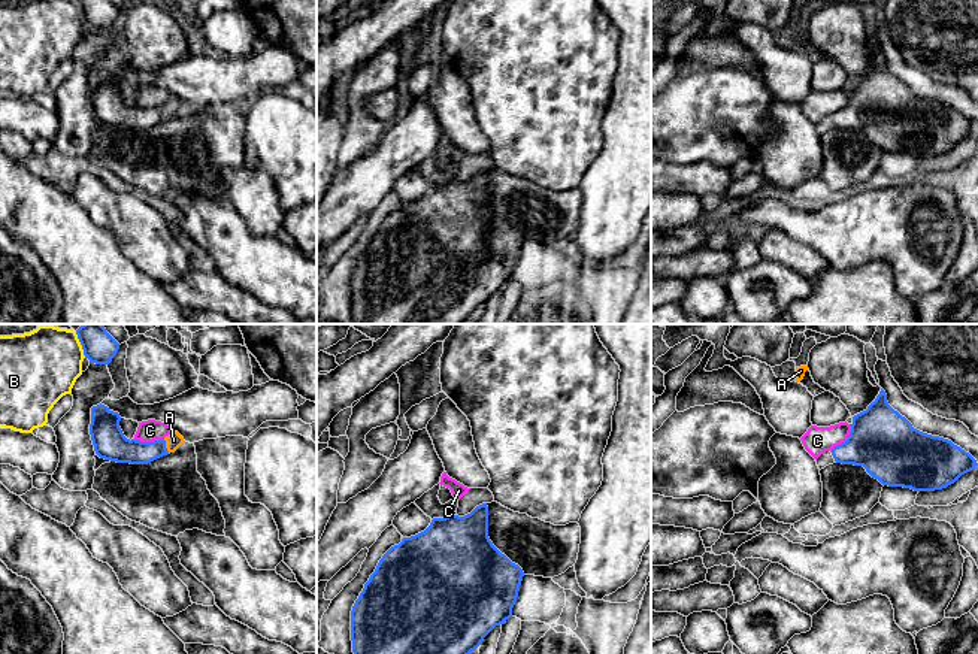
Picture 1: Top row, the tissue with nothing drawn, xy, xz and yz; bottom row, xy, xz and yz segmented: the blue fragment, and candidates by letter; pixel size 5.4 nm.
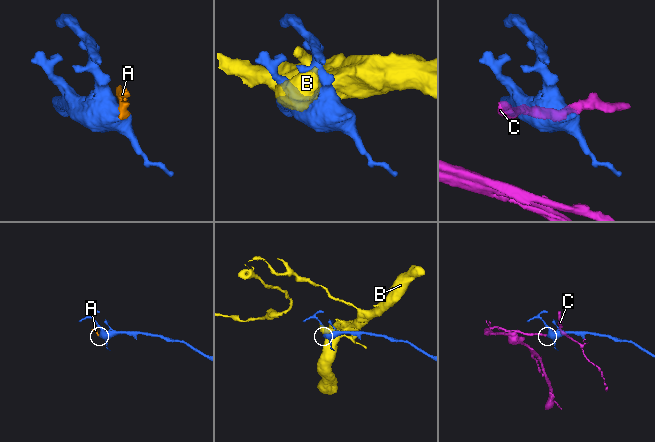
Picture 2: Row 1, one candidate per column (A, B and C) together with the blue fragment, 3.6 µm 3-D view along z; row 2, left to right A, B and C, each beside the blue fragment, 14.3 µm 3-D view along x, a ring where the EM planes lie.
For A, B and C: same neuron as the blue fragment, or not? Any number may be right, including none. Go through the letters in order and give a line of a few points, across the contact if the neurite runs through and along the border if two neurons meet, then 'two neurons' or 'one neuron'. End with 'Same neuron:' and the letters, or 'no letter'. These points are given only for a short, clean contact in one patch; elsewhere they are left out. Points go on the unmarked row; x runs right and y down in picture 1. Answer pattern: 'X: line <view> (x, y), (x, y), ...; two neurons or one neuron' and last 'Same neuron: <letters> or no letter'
A: line xy (118, 114), (156, 115), (164, 112), (173, 106); one neuron
B: two neurons
C: line yz (851, 90), (850, 100), (830, 117); two neurons
Same neuron: A

